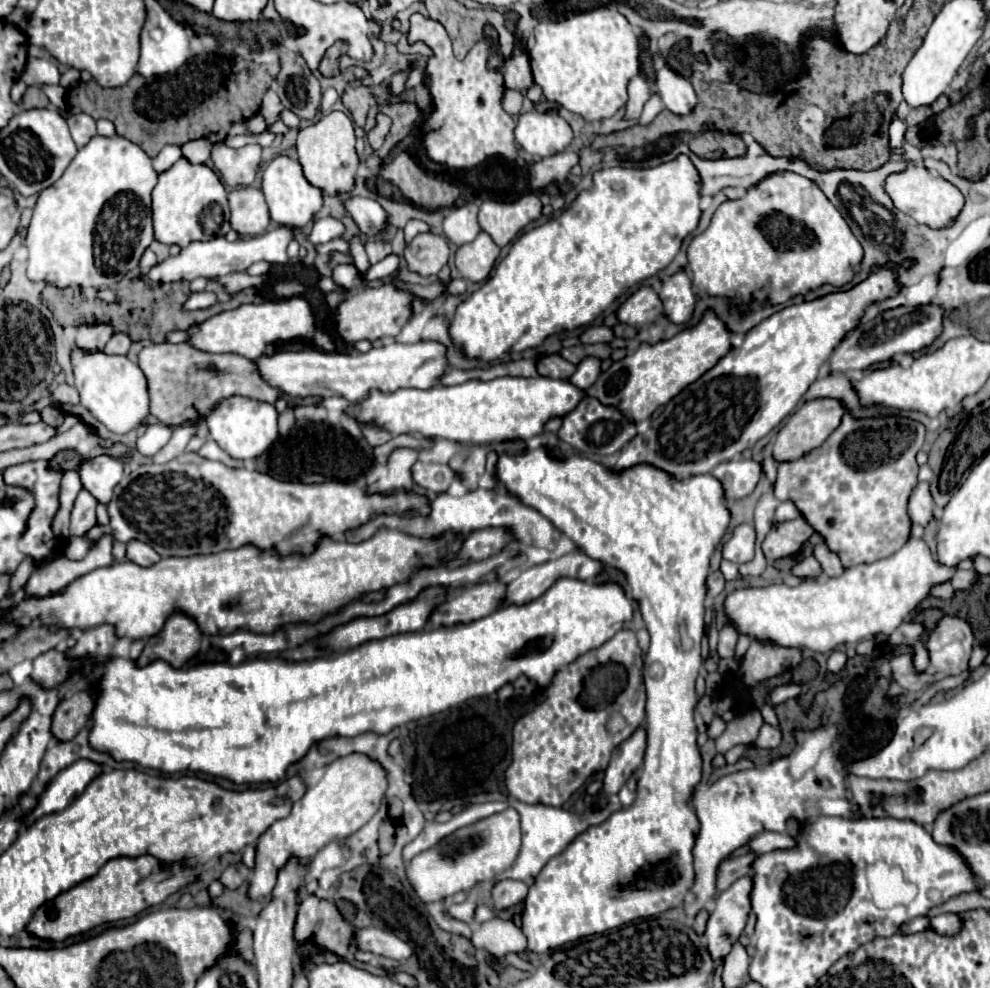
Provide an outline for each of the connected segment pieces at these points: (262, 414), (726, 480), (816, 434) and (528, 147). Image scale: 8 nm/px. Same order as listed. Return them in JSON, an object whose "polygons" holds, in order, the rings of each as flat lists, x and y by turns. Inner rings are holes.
{"polygons":[[[226,398,206,418,210,438,236,460,250,460,264,454,278,438,278,412,266,402,252,402,250,398]],[[750,458,730,460,716,466,712,476,716,476,722,482,726,498,736,500,736,498,744,498,752,494,752,490,756,488,760,480,760,464]],[[818,398,818,400,802,404,802,408,790,416,786,426,778,432,778,436,774,440,776,462,792,462,792,460,802,458,810,450,818,448,836,430,842,416,844,416,842,404,838,400,832,400,832,398]],[[530,112,518,118,514,138,528,154,546,158,568,148,572,142,572,128,558,114]]]}

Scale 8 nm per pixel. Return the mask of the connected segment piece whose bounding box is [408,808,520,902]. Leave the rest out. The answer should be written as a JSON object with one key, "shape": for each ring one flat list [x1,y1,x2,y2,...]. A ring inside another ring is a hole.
{"shape":[[508,808,500,814,484,818,476,824,456,830,434,848,418,854,408,862,408,880,422,902,438,902,456,892,470,890,478,882,492,880,516,860,520,852,520,820,516,810]]}

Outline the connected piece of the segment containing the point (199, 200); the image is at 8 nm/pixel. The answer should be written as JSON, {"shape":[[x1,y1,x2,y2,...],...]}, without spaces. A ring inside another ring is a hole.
{"shape":[[180,158,170,170,158,176,158,184,152,190,152,220,156,240,166,246,178,244,186,248,194,240,224,236,230,230,230,208,226,190,216,172,206,164,192,166]]}

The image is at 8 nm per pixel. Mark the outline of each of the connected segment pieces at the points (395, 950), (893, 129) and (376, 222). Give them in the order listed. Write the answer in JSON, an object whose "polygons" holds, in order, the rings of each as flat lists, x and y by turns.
{"polygons":[[[380,928,356,930,356,944,360,950,370,950,392,960,406,960,412,956,412,946,408,942]],[[894,118,890,124,890,146,896,154,904,154,904,136,906,136,906,124]],[[352,196,346,202,346,208,354,218,354,222,358,224,360,232,366,234,368,238,378,238,386,230,388,212,376,200]]]}

